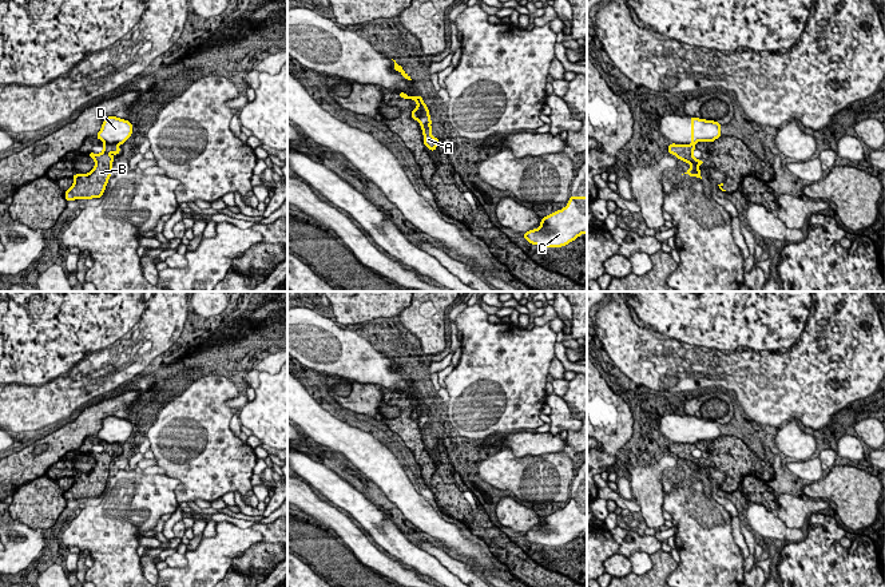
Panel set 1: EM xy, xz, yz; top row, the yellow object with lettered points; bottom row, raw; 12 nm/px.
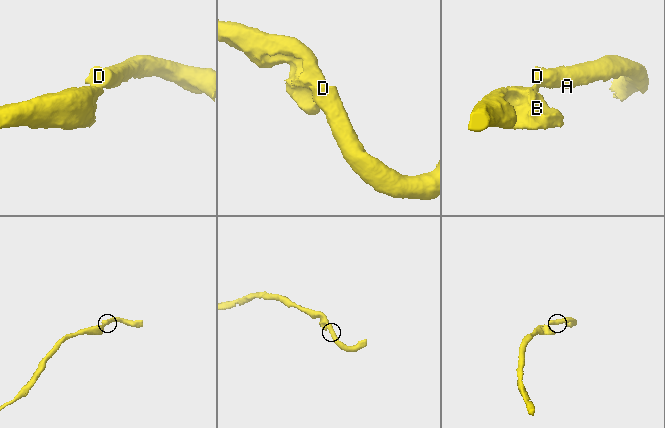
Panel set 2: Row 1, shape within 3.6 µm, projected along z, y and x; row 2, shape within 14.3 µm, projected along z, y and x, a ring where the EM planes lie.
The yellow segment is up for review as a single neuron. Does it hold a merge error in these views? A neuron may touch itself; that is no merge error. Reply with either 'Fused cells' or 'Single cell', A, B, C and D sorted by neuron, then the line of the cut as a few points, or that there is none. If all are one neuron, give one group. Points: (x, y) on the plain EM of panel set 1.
Fused cells. Groups: A C D / B. Split along xy (106, 441), (116, 444)

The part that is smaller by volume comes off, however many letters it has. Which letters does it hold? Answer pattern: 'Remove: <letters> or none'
Remove: A, C, D

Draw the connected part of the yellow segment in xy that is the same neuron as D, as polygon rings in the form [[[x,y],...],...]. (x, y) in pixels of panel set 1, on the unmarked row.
[[[108,416],[103,420],[102,429],[96,437],[108,444],[123,444],[131,436],[132,429],[132,424],[128,420]]]

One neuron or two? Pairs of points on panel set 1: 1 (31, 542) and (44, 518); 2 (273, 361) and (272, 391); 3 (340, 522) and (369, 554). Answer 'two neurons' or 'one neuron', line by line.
1: two neurons
2: two neurons
3: one neuron

